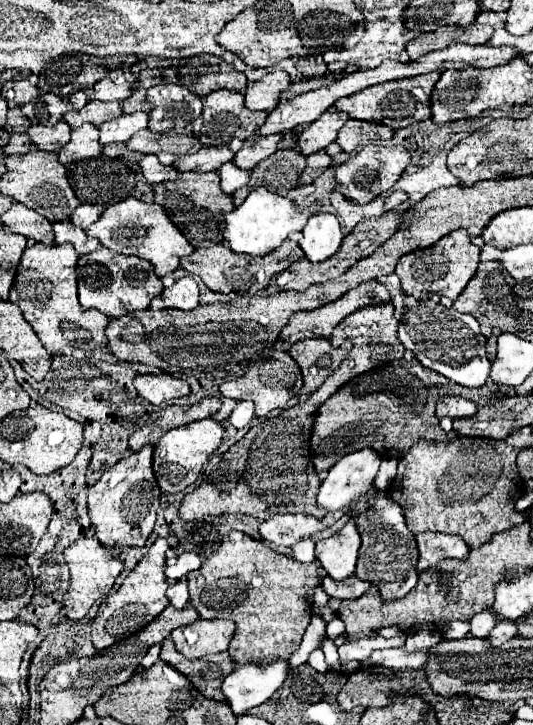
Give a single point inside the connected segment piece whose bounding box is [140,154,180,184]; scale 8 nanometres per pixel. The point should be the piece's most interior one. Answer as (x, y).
(154, 172)

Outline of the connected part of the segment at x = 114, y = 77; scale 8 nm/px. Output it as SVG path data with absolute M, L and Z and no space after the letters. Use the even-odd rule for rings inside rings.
M110 70L106 78L92 86L92 100L116 100L124 102L136 84L136 76L130 70Z

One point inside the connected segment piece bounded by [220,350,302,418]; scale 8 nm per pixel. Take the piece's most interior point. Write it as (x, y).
(270, 384)

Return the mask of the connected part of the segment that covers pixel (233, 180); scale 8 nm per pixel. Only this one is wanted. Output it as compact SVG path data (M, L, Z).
M226 162L222 164L222 168L218 170L220 174L220 188L224 194L232 194L236 192L238 188L246 186L248 184L248 176L250 176L250 170L240 170L234 166L234 162Z

